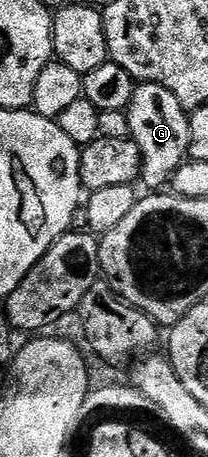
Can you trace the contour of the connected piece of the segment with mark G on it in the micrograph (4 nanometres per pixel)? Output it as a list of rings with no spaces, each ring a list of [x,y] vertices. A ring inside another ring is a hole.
[[[157,83],[136,84],[132,101],[127,105],[127,118],[131,128],[130,138],[137,143],[137,147],[143,152],[143,172],[141,174],[142,184],[148,185],[148,190],[159,191],[170,182],[171,177],[188,160],[191,148],[191,119],[188,110],[181,107],[177,95]]]

